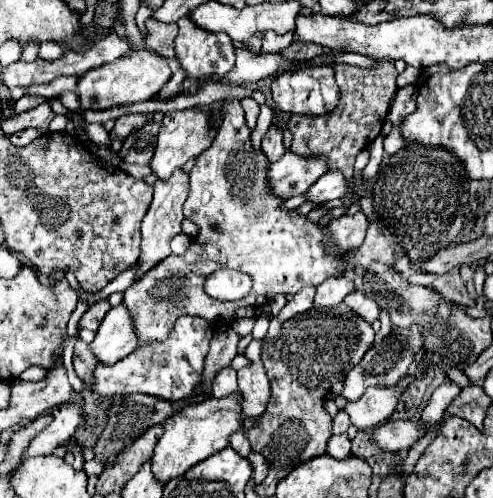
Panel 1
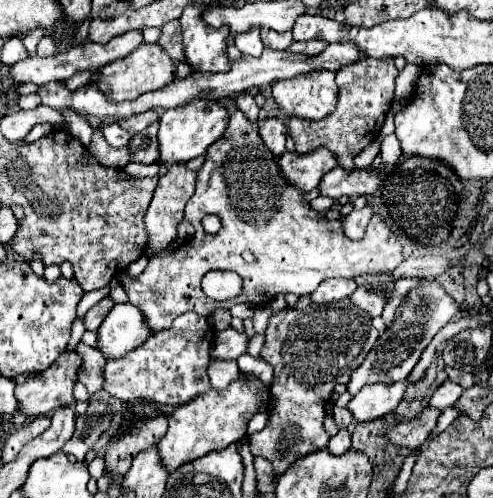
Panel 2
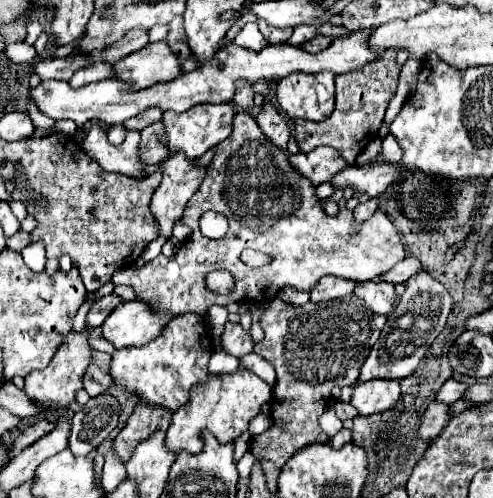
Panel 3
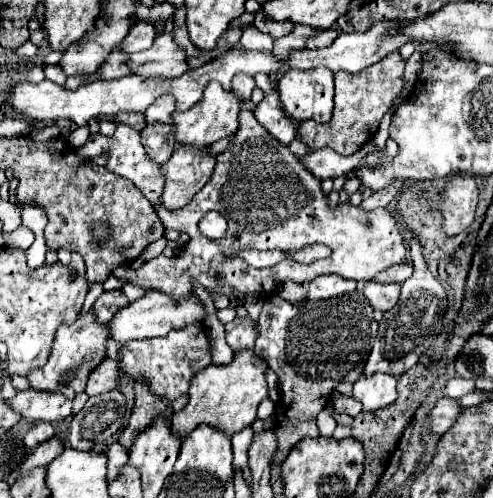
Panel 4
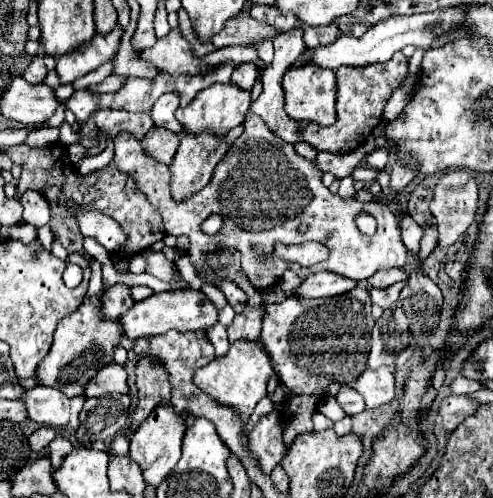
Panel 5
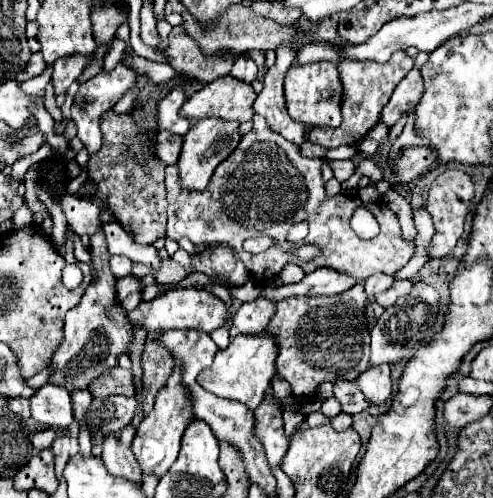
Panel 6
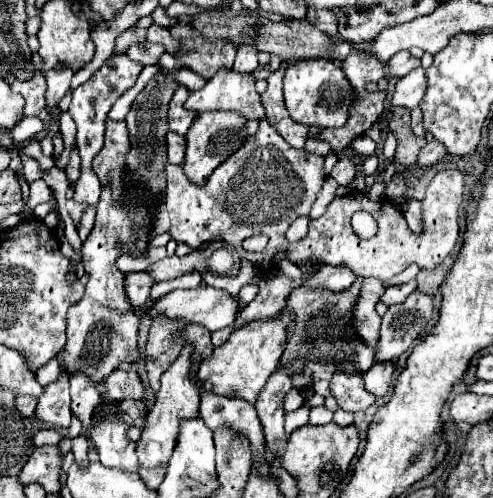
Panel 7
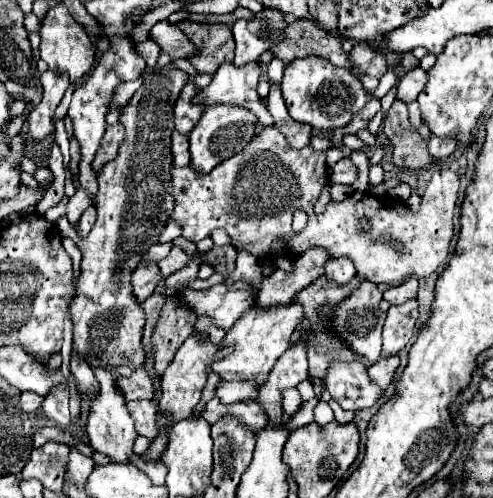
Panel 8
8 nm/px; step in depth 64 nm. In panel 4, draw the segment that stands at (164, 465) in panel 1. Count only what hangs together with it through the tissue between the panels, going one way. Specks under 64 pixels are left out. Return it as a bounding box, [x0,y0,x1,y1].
[172,352,268,442]

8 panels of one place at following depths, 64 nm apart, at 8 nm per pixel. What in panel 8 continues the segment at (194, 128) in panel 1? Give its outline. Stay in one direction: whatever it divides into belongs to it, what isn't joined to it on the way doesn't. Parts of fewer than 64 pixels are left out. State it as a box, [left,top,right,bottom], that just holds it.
[192,64,272,126]

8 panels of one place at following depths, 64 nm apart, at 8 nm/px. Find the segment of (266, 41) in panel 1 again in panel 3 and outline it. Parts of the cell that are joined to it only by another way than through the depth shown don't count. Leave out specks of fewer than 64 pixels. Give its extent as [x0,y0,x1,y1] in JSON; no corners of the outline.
[258,20,292,44]

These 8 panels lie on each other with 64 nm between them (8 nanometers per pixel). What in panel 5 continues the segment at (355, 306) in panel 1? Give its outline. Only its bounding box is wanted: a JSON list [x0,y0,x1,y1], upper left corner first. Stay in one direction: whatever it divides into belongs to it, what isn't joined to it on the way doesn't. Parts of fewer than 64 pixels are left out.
[368,282,406,310]

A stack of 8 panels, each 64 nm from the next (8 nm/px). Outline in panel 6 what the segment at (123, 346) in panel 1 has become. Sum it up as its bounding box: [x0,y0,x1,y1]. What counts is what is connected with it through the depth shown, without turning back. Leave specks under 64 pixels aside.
[128,288,228,332]

